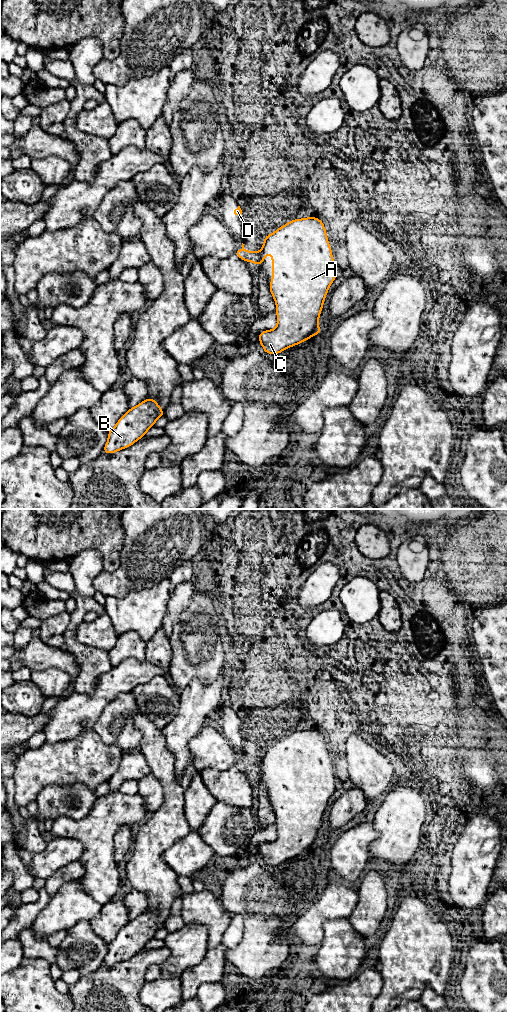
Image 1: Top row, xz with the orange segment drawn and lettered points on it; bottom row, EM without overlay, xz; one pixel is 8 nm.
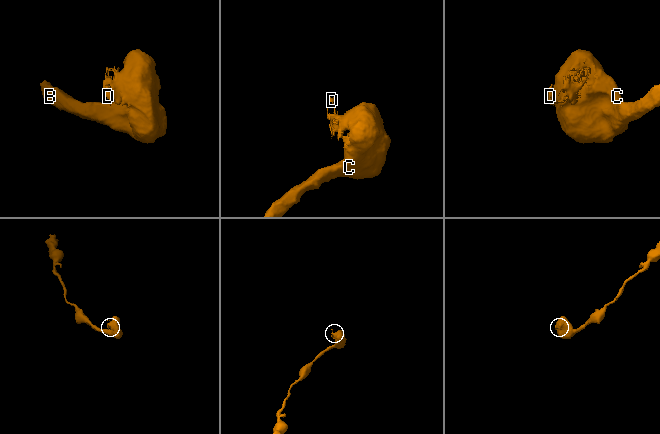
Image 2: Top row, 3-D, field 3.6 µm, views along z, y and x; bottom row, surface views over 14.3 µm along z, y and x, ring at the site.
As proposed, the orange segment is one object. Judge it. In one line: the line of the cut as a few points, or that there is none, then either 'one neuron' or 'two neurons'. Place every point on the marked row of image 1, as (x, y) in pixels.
xz (260, 250), (261, 262) | two neurons

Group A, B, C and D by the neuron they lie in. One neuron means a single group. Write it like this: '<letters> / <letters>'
A B C / D

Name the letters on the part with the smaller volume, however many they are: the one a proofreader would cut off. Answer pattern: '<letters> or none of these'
D

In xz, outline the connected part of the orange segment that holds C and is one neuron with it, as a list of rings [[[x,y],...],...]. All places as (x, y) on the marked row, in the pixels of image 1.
[[[316,217],[294,219],[278,228],[262,246],[261,263],[268,253],[272,254],[273,272],[269,289],[276,303],[277,326],[273,330],[262,331],[258,335],[258,340],[265,353],[277,355],[287,348],[320,334],[321,329],[318,325],[318,319],[323,302],[330,285],[338,274],[333,261],[332,249],[328,243],[326,229],[323,222]]]

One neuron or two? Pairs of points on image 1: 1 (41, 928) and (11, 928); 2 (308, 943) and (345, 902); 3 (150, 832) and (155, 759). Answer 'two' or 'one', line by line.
1: two
2: one
3: one

